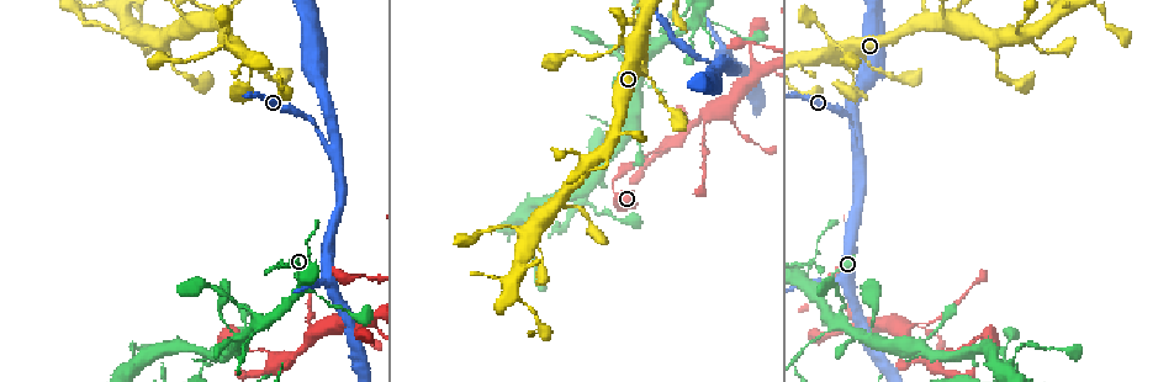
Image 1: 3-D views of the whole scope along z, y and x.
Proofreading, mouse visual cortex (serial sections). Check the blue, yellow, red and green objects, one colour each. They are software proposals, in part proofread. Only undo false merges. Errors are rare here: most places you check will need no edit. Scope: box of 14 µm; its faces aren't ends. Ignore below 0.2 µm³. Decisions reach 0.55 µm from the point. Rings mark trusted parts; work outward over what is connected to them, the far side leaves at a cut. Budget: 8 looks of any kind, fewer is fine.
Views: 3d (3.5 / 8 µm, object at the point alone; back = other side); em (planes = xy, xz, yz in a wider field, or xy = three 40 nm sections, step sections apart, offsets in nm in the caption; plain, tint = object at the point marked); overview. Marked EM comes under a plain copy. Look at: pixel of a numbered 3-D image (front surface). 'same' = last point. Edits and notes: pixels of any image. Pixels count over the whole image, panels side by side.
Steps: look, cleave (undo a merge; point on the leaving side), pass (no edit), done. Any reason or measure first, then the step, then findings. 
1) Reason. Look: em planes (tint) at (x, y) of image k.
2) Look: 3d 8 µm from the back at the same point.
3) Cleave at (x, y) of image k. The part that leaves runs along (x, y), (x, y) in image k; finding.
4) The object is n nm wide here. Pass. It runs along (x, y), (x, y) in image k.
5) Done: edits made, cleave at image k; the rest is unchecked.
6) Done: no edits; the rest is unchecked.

Calibre changes. Look: 3d 8 µm at (936, 362) of image 1.

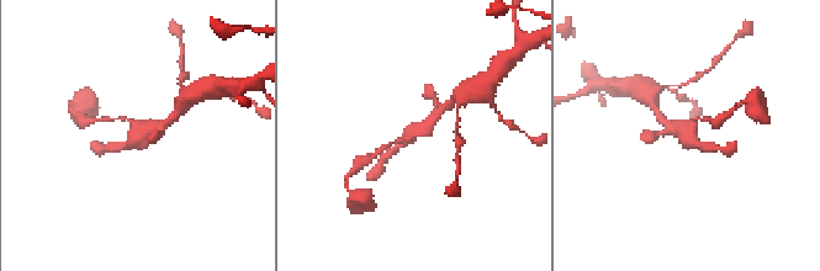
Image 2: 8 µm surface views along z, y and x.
Look: em xy step 2 (tint) at (417, 132) of image 2.

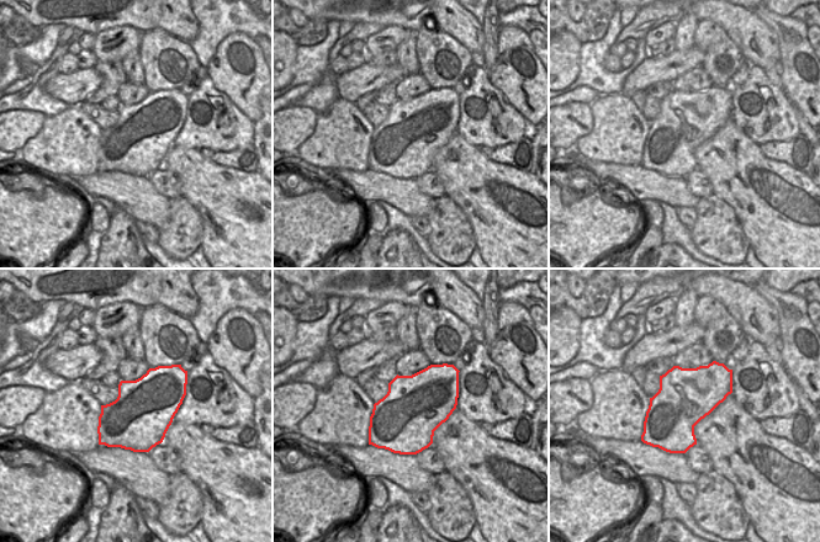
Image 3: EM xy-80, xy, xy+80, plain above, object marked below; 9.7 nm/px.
Pass. It runs along (390, 144), (408, 138), (444, 109) in image 2; continuous, no second cell.

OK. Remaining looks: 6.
Look: 3d 3.5 µm at (857, 152) of image 1.

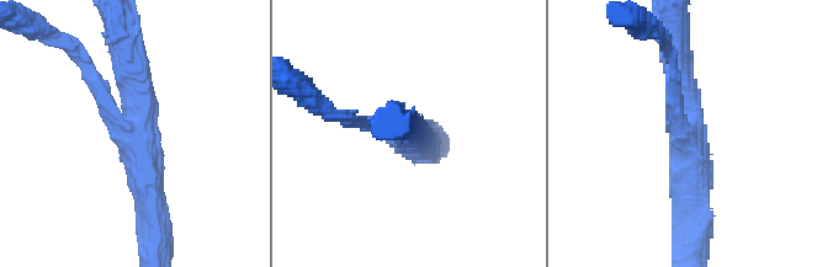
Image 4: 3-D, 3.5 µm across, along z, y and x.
3 arms meet here; the arms are 200, 350, 400 nm wide; need the tissue. Look: em xy step 1 (tint) at (688, 134) of image 4.

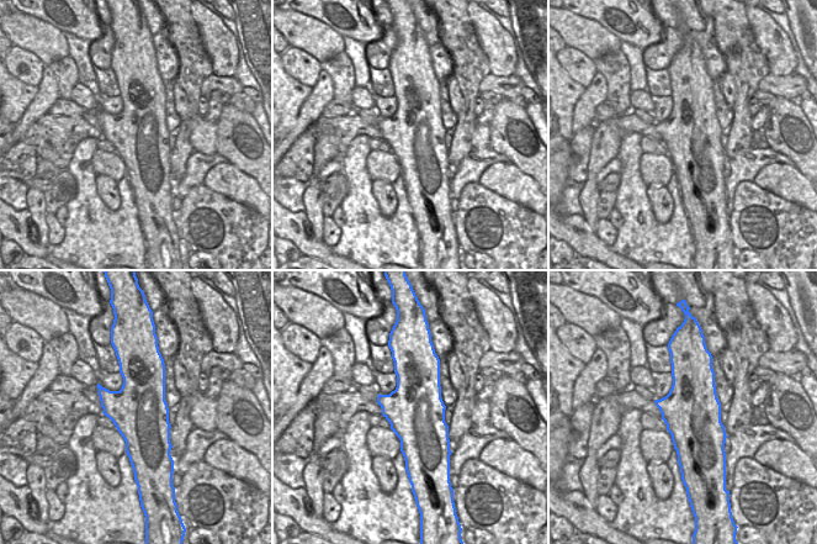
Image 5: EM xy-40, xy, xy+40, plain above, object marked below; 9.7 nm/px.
Pass. It runs along (85, 68), (126, 133), (131, 57) in image 4; continuous, no second cell.

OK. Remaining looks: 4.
A fork. Look: 3d 8 µm at (557, 202) of image 1.

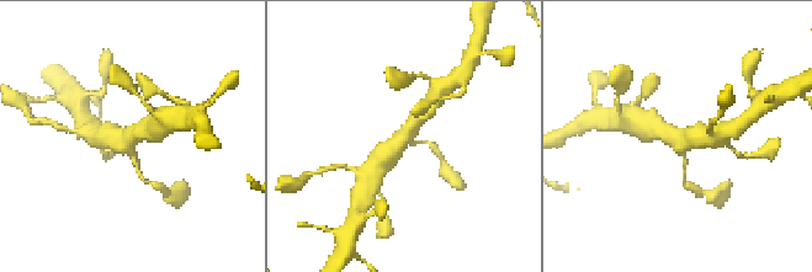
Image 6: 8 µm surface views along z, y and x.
3 arms meet here; the arms are 150, 450, 700 nm wide. Look: em xy step 5 (tint) at (680, 146) of image 6.

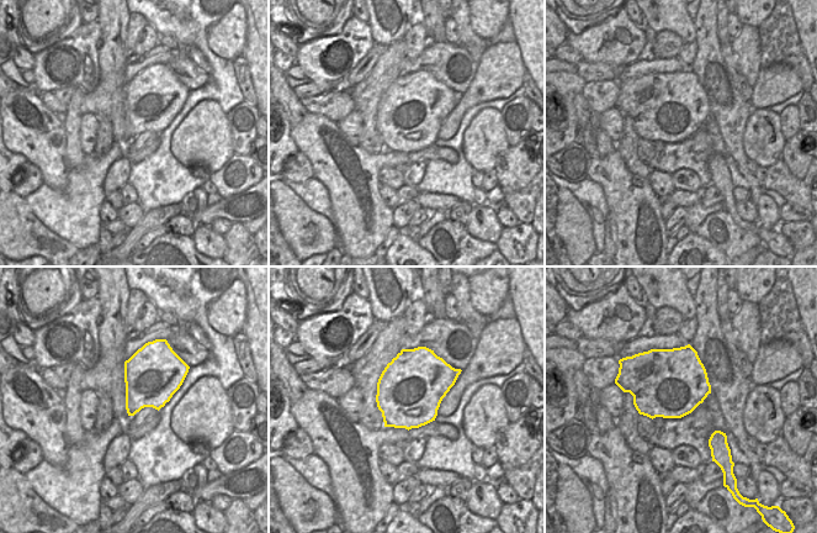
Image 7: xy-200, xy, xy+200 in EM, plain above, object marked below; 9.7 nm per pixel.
Pass. It runs along (425, 111), (404, 138), (378, 163) in image 6; all the same cell.

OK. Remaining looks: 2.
Look: 3d 3.5 µm at (652, 48) of image 1.

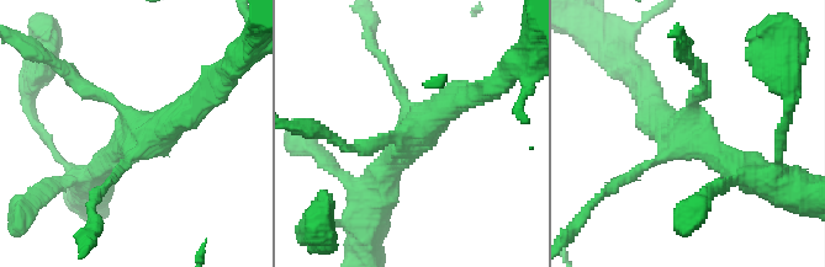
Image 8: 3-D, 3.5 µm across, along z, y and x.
Now the EM. Look: em planes (tint) at (140, 136) of image 8.

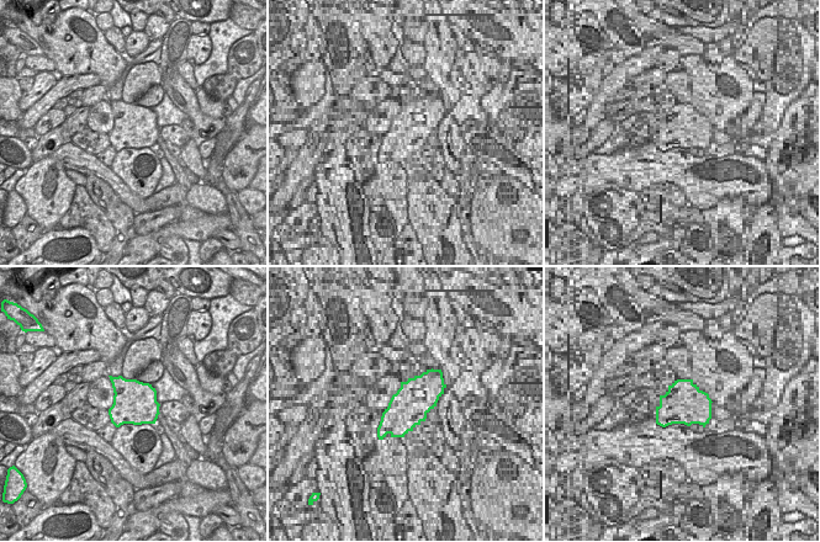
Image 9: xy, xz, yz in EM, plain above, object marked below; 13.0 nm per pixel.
Pass. Continuous, no second cell.

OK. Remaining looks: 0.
Done: no edits; the rest is unchecked.

